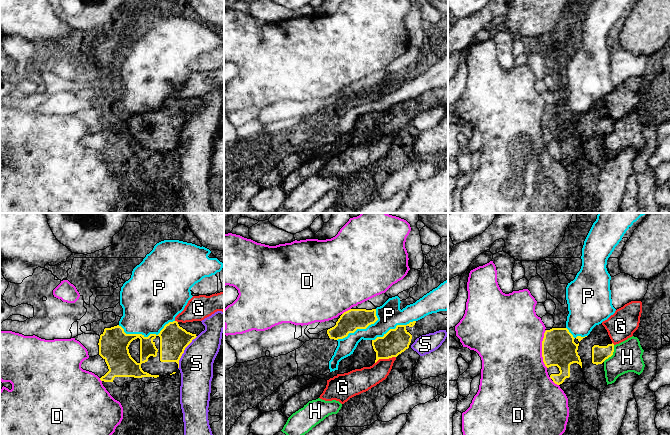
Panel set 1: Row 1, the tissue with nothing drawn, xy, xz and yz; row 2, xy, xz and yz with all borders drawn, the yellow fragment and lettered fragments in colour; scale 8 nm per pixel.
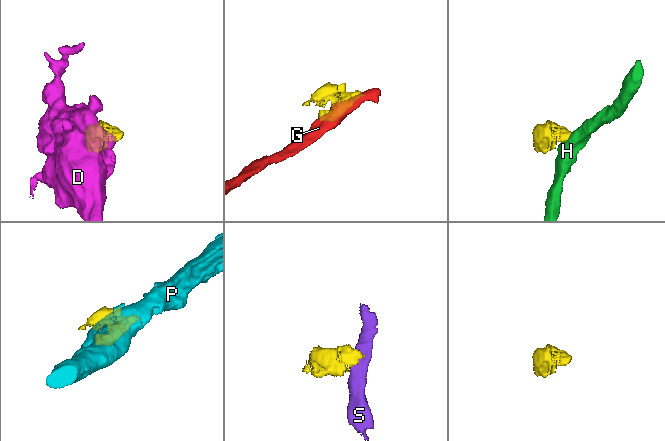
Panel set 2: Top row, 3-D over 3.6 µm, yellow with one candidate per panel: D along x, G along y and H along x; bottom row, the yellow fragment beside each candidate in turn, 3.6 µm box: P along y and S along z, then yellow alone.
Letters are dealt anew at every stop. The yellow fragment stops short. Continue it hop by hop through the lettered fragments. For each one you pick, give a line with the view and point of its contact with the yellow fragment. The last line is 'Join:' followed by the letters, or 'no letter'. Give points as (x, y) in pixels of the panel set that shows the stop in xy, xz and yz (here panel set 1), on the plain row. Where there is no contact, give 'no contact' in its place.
Join: no letter

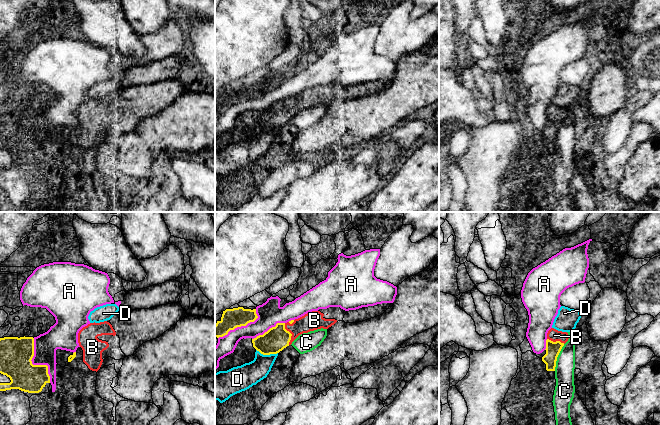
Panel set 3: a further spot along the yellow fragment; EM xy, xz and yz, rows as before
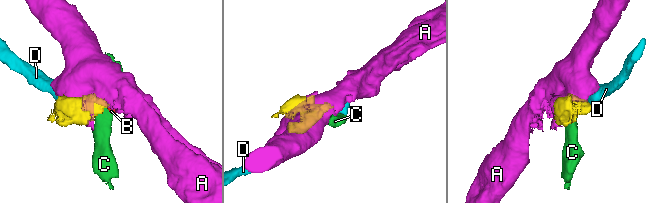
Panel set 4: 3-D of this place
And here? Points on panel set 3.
B: xz (291, 110)
Join: B

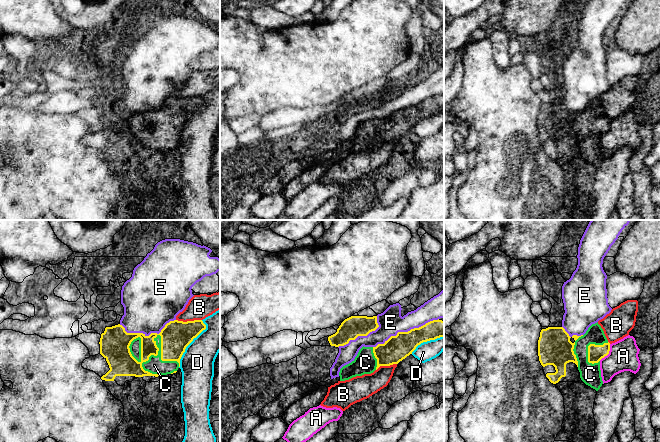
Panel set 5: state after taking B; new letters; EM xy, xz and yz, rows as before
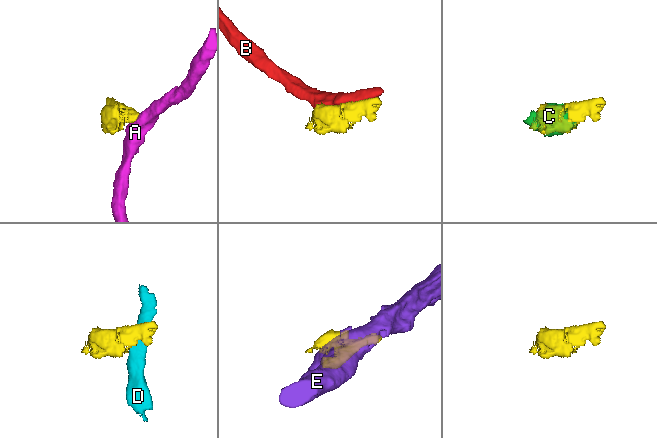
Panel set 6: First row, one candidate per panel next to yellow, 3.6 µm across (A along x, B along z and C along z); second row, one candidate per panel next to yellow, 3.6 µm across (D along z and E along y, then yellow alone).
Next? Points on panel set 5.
C: xy (156, 131)
Join: C

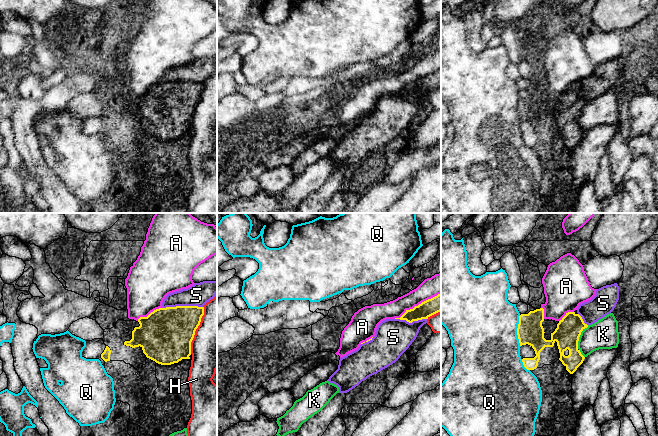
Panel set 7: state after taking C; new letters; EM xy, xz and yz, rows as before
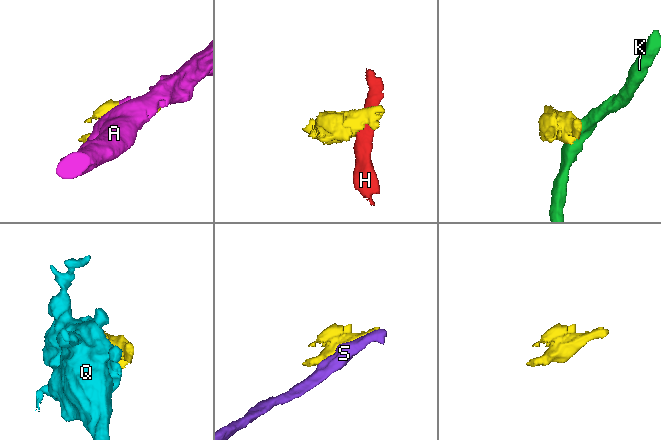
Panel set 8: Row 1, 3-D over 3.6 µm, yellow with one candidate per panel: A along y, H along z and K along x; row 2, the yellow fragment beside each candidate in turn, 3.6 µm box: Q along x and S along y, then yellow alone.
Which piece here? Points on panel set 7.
Join: no letter

